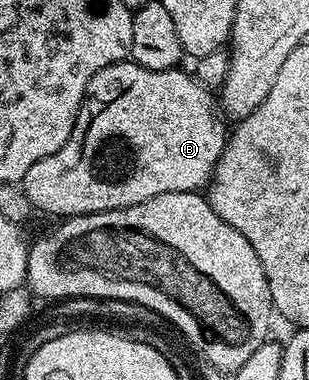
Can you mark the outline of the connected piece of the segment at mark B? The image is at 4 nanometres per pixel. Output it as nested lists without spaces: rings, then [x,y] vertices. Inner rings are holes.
[[[123,61],[108,65],[108,69],[100,69],[92,81],[88,81],[86,99],[78,110],[76,125],[68,137],[68,141],[56,153],[44,157],[44,161],[36,161],[32,169],[23,177],[21,184],[24,193],[28,193],[28,201],[39,212],[47,211],[50,215],[57,217],[69,217],[71,215],[91,215],[101,211],[111,211],[112,209],[124,209],[132,205],[140,205],[140,201],[148,201],[152,197],[160,197],[160,193],[176,193],[177,191],[201,192],[209,184],[210,177],[214,173],[214,166],[220,161],[222,150],[226,148],[228,138],[228,127],[222,124],[223,116],[220,114],[219,104],[212,96],[211,88],[198,80],[193,74],[182,71],[178,67],[157,71],[156,69],[144,69],[139,63],[133,61]]]

